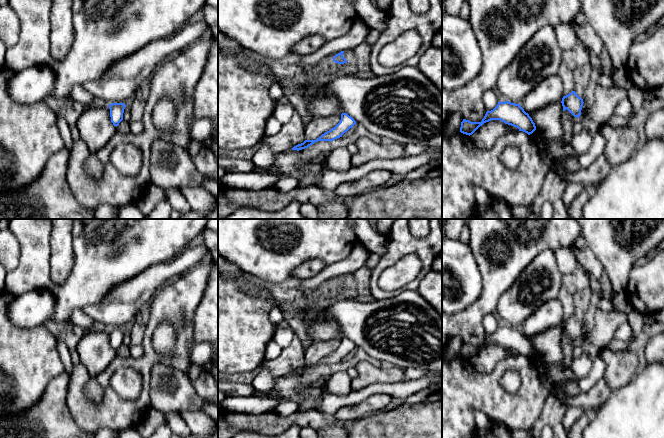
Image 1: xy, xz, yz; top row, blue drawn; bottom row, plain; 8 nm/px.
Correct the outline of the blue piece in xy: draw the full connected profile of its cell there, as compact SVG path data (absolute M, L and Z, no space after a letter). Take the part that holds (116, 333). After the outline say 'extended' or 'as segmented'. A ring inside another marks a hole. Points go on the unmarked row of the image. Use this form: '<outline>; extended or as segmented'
M124 327L109 328L111 346L114 350L118 350L123 344L123 337L126 329Z; as segmented

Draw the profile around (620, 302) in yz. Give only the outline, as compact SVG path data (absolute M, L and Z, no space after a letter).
M616 293L611 301L613 303L615 311L622 311L624 313L628 313L633 309L625 293Z

